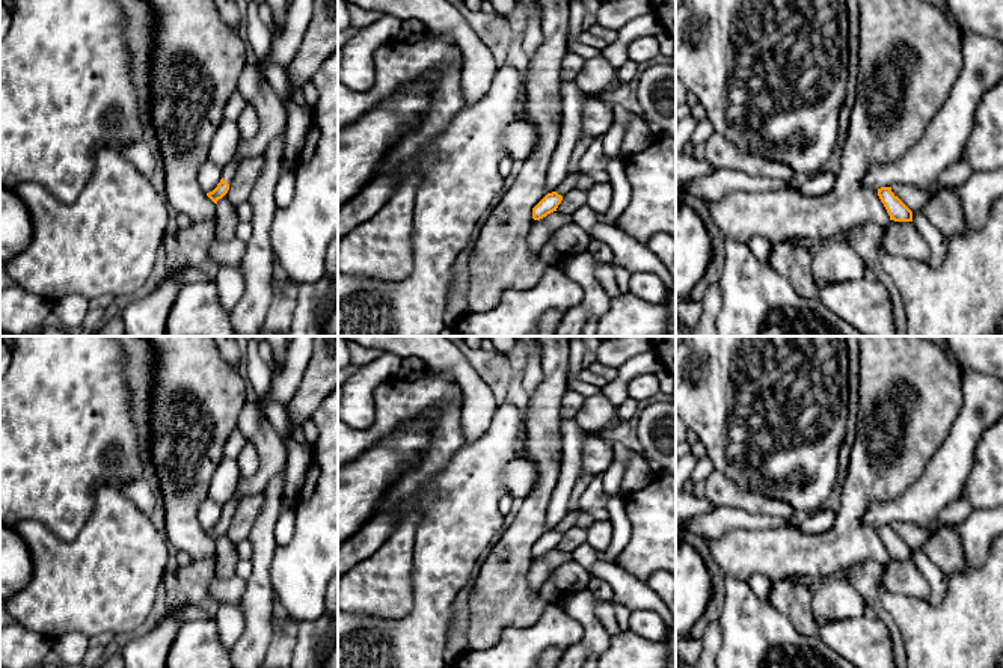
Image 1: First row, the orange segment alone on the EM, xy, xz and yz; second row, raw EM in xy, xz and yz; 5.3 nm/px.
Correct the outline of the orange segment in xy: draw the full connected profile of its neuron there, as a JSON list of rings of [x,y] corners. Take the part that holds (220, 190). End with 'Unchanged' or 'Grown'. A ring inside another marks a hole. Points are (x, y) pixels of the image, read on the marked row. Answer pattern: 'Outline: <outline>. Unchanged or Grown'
Outline: [[[232,158],[225,167],[223,167],[223,173],[222,173],[222,179],[220,182],[217,184],[217,187],[207,193],[207,196],[214,202],[217,204],[219,199],[222,199],[228,190],[229,190],[229,185],[231,182],[234,181],[235,178],[235,173],[237,173],[237,169],[238,169],[238,164],[235,161],[235,158]]]. Grown

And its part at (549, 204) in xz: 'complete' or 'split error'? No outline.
complete

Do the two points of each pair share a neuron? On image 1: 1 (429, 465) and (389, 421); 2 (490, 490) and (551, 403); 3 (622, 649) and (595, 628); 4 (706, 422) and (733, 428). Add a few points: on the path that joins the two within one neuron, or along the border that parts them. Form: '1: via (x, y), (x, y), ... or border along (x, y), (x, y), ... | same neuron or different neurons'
1: via (442, 439), (442, 415), (433, 406), (415, 406) | same neuron
2: border along (525, 412), (525, 448), (521, 457) | different neurons
3: border along (611, 637), (610, 644), (602, 652) | different neurons
4: via (712, 422), (727, 422) | same neuron

